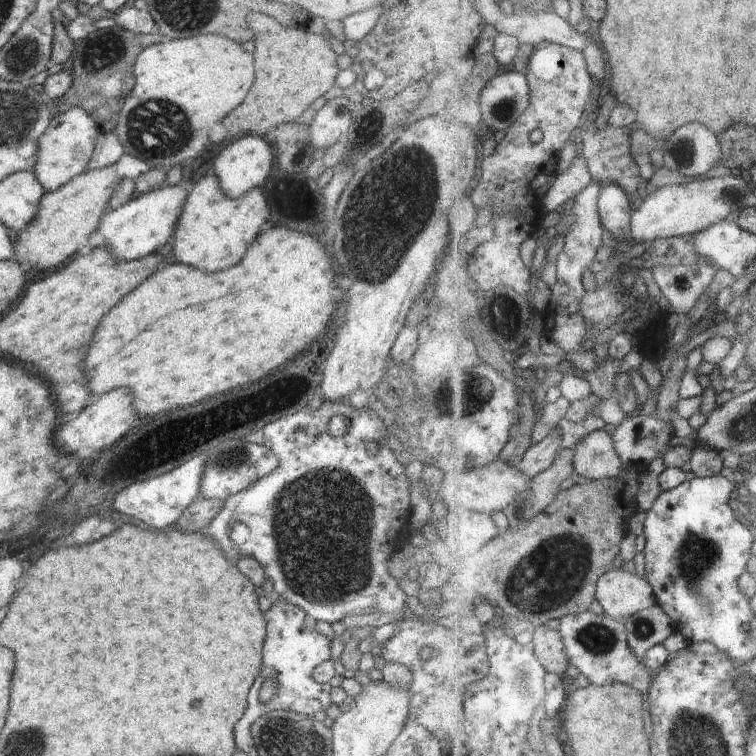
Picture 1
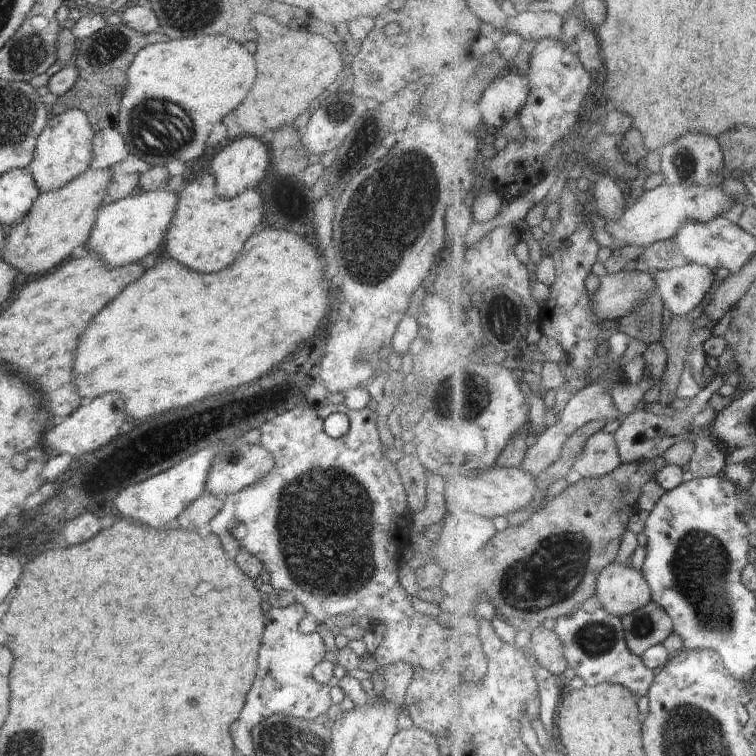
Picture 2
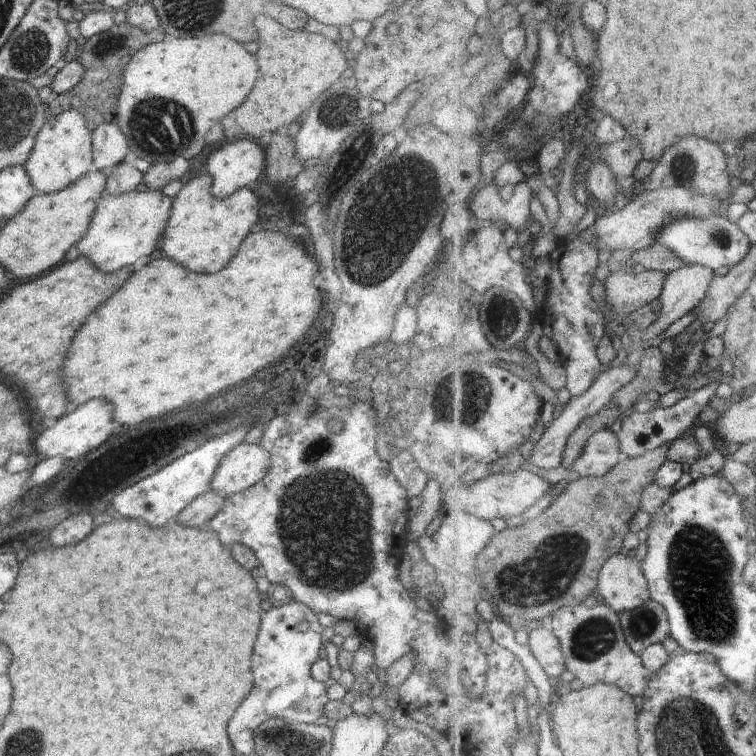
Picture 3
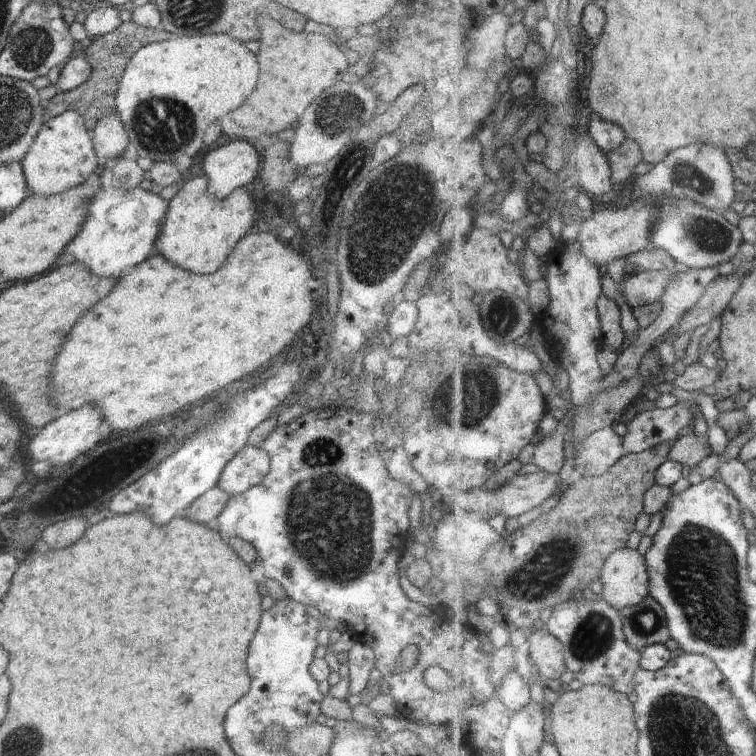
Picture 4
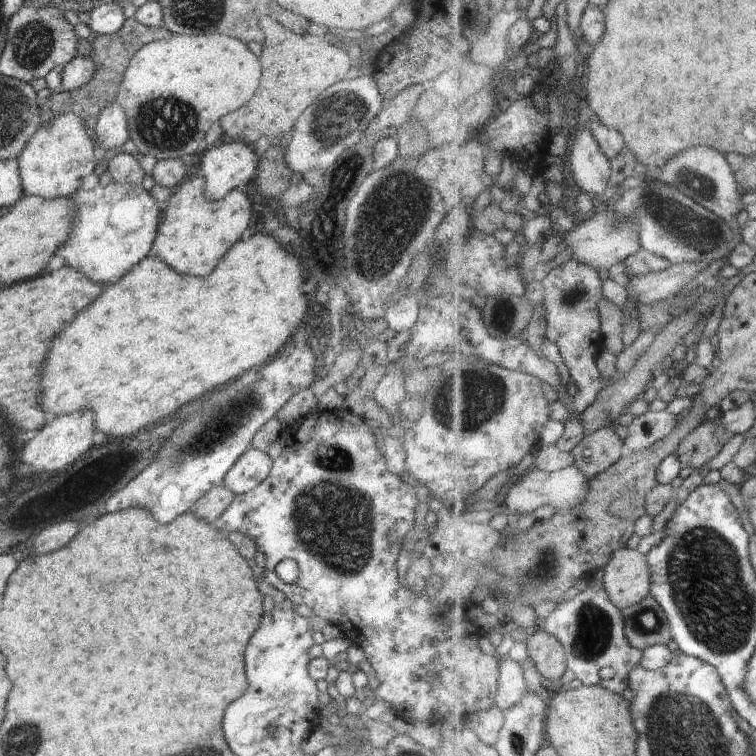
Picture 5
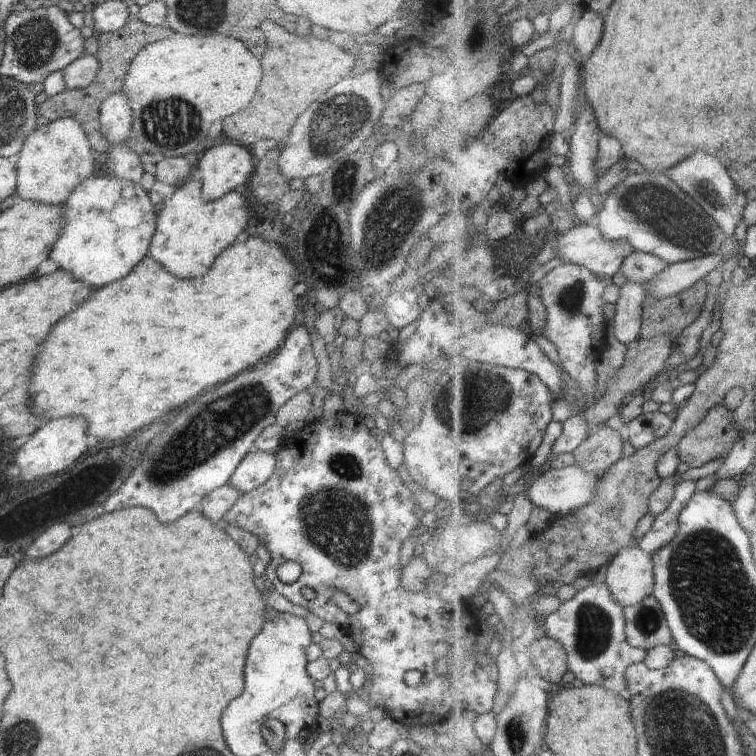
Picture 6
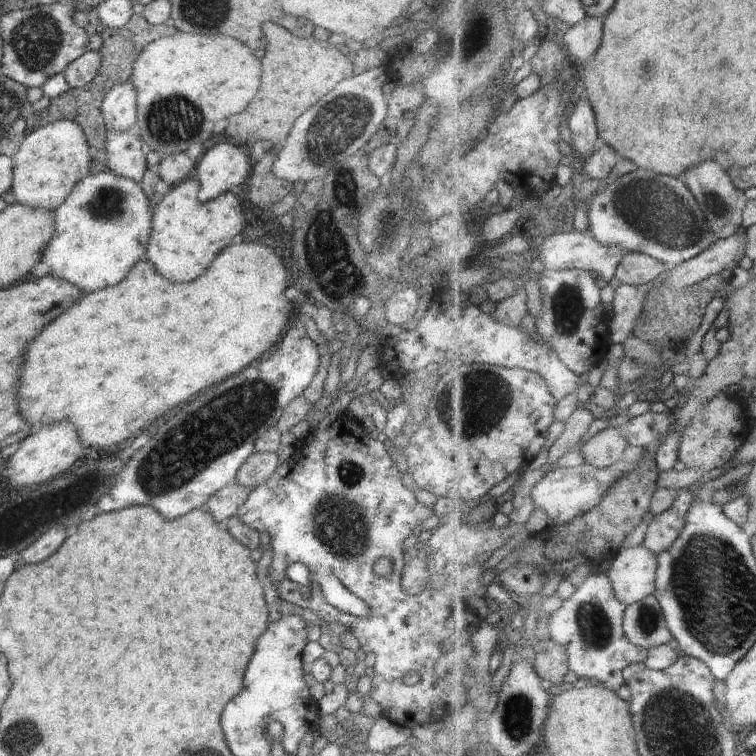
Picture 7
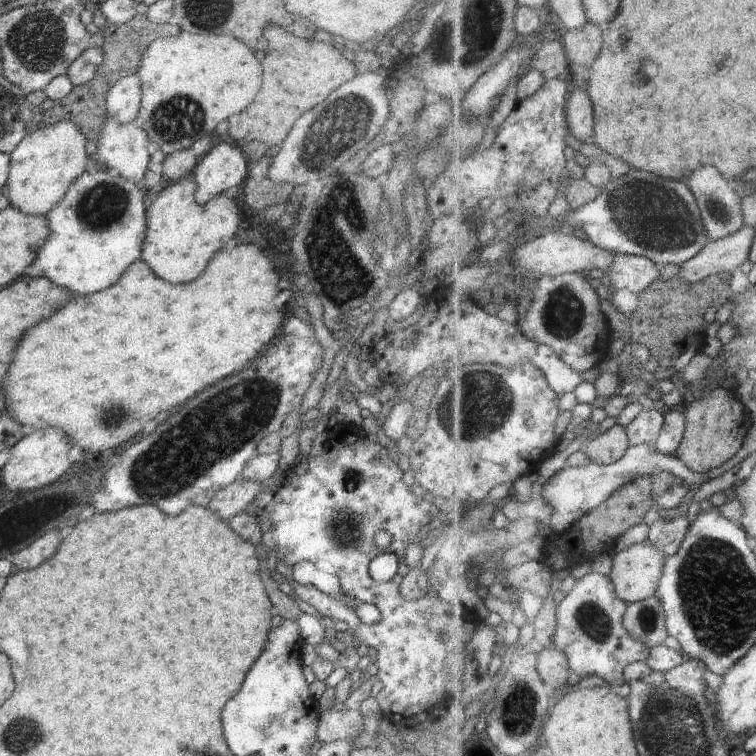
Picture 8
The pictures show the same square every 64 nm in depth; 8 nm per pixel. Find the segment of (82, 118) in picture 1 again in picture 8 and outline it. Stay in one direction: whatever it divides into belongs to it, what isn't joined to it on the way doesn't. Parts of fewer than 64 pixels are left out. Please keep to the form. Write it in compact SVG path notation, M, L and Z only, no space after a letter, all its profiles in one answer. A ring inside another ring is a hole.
M65 121L46 126L46 128L28 134L16 146L16 149L9 154L10 172L8 184L6 184L4 189L4 194L6 194L9 204L26 215L44 217L50 213L50 210L58 202L61 202L61 199L66 195L74 180L80 178L82 174L88 172L93 166L92 158L86 152L86 141L82 132L72 122Z

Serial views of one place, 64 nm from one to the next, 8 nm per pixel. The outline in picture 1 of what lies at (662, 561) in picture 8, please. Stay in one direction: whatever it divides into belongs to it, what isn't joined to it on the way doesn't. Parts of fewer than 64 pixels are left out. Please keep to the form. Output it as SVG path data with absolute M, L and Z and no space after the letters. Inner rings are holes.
M627 569L610 570L601 577L597 596L601 611L623 621L658 604L652 583Z

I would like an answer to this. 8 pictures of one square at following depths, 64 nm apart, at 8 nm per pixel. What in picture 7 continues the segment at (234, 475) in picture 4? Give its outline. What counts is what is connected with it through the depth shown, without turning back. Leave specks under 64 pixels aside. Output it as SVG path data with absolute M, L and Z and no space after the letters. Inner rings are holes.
M254 452L242 464L235 482L238 485L254 490L272 478L278 468L277 461L276 453Z

